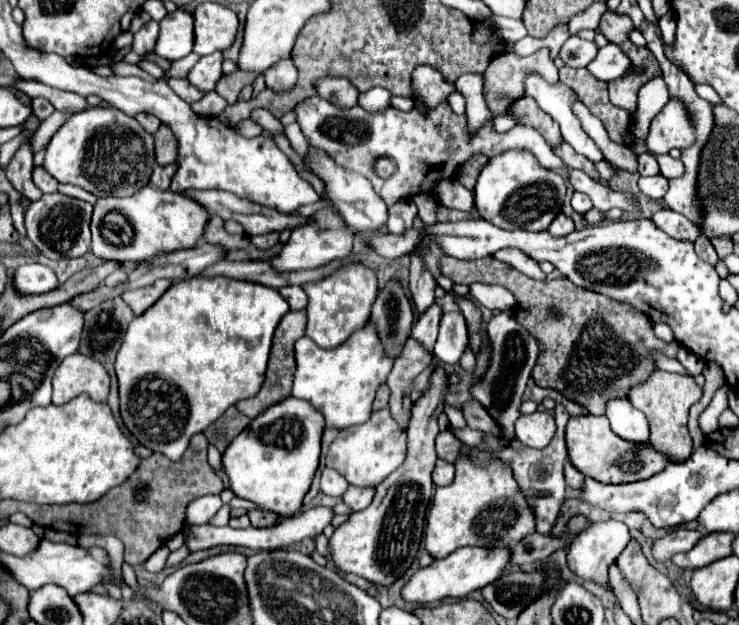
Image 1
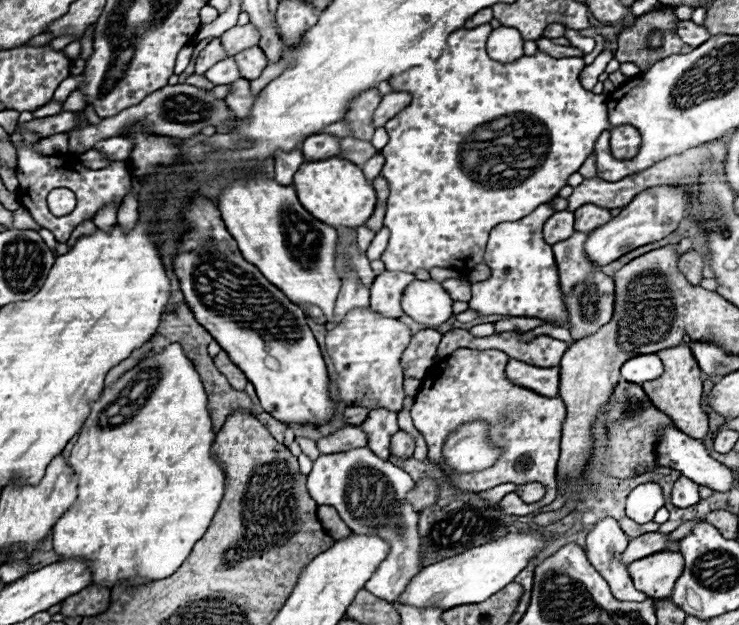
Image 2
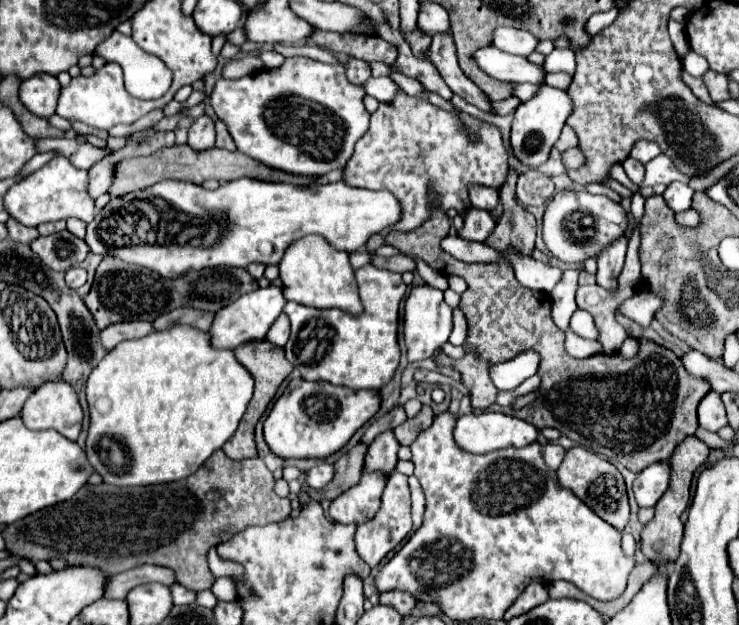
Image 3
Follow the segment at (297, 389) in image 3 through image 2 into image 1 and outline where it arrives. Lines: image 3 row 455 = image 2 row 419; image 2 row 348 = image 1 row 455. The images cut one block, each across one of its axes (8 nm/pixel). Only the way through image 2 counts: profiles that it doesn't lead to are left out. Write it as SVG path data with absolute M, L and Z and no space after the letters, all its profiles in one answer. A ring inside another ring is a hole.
M290 396L270 406L232 440L222 456L232 492L238 498L254 502L262 510L272 510L280 516L294 516L300 510L302 498L308 492L318 468L324 426L324 416L306 400Z

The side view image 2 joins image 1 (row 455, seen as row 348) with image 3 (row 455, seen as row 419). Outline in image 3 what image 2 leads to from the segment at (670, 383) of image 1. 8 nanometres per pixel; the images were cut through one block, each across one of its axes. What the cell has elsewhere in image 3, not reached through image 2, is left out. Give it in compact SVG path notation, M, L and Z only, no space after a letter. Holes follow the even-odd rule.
M686 436L672 452L672 456L668 458L670 464L670 486L664 492L664 496L658 500L656 504L656 514L654 518L644 526L642 530L642 552L646 554L648 560L656 562L656 560L666 560L666 562L674 562L678 552L680 552L680 542L684 538L684 524L682 524L682 514L690 504L690 484L692 484L692 476L694 472L706 462L710 454L710 448L696 436Z

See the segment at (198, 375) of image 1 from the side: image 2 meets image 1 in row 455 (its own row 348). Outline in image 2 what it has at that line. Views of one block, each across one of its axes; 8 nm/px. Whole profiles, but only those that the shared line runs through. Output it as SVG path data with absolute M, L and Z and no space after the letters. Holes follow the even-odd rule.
M170 344L162 352L144 358L132 370L126 370L112 386L104 388L100 400L92 404L92 412L80 430L76 446L70 452L70 466L74 474L78 476L78 498L54 524L54 550L60 558L84 558L90 564L94 584L110 586L110 588L118 580L130 580L132 584L162 580L162 578L172 576L172 572L180 568L180 564L192 552L192 546L204 536L224 496L224 470L220 468L220 462L212 456L212 444L216 440L216 432L212 430L212 420L210 420L206 404L208 404L208 398L200 382L200 376L194 370L192 362L186 358L180 344Z

